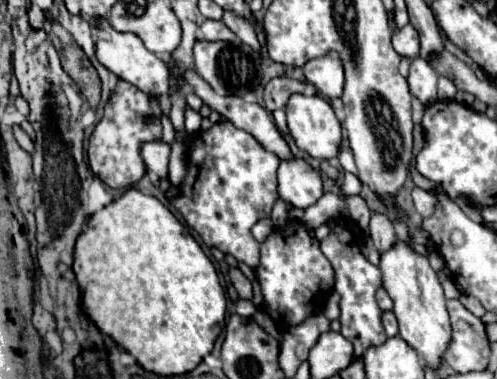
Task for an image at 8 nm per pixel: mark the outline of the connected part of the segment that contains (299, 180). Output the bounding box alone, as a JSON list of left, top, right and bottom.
[277,158,323,208]

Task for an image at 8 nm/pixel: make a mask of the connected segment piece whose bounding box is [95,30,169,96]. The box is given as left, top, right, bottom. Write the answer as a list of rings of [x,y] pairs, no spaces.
[[[109,32],[109,40],[97,42],[97,60],[117,74],[121,80],[137,86],[145,94],[155,94],[155,96],[165,96],[169,92],[169,68],[167,64],[153,52],[145,48],[145,44],[139,40],[135,34],[123,34],[123,32]]]

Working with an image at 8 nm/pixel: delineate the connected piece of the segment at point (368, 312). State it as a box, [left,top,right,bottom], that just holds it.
[321,218,387,360]

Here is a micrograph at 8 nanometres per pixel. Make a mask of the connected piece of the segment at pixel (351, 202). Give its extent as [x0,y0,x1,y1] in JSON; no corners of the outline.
[345,196,371,232]

